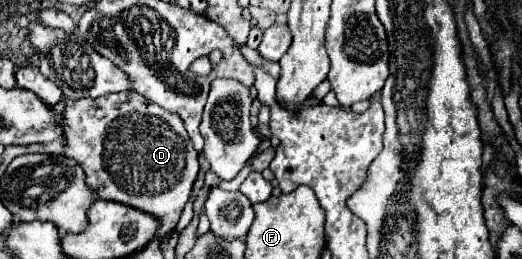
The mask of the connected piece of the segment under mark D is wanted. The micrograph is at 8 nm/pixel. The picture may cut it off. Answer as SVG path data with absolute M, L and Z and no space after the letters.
M121 91L97 99L77 99L71 103L67 99L61 129L65 139L63 155L73 157L83 167L87 185L97 193L99 199L117 201L153 215L159 221L155 239L167 237L175 229L199 173L197 151L193 149L191 139L177 113L161 109L159 105L141 97L139 93Z

